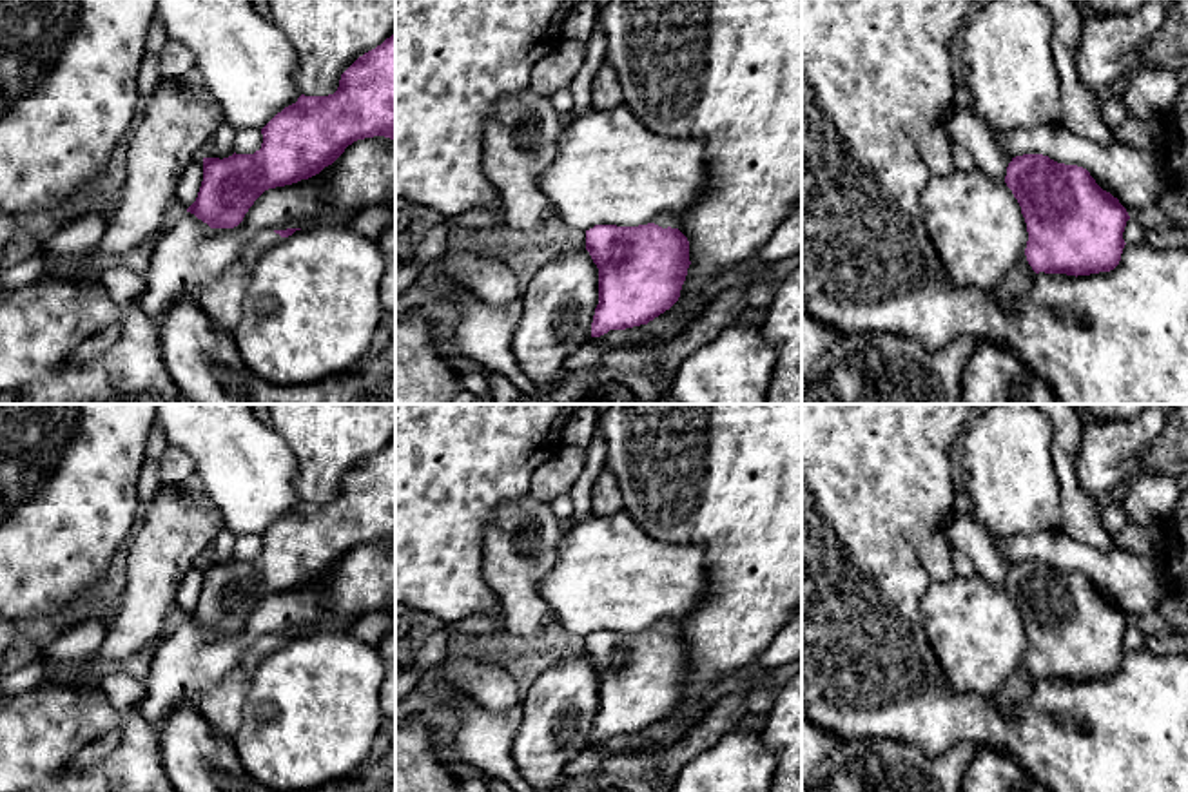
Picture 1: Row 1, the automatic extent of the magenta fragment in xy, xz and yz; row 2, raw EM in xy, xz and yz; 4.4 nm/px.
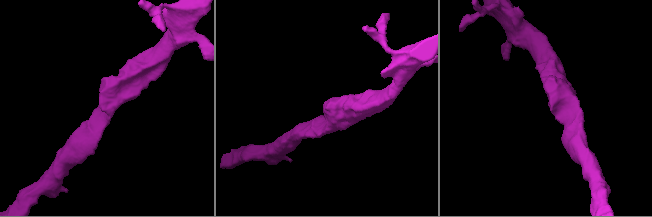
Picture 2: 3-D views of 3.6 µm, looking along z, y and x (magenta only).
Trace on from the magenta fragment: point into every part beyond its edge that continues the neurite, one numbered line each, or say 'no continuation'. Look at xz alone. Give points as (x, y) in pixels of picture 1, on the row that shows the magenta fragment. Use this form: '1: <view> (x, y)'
1: xz (664, 220)

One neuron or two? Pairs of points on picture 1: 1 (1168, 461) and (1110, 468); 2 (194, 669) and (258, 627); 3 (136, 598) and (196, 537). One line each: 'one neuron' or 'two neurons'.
1: two neurons
2: one neuron
3: one neuron

